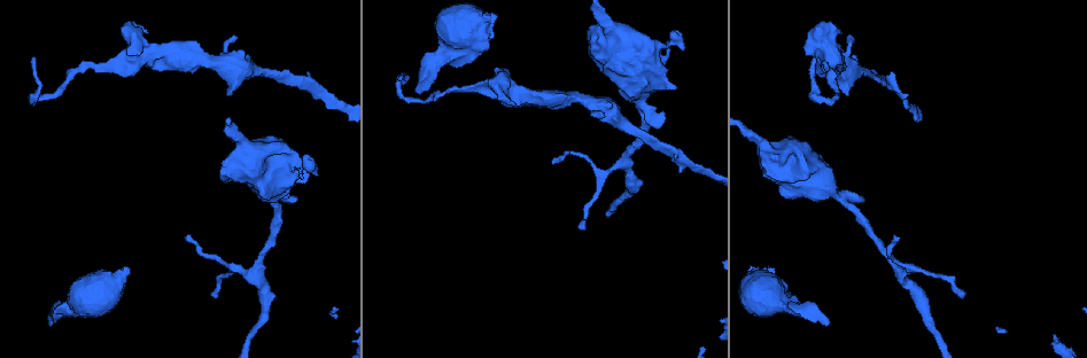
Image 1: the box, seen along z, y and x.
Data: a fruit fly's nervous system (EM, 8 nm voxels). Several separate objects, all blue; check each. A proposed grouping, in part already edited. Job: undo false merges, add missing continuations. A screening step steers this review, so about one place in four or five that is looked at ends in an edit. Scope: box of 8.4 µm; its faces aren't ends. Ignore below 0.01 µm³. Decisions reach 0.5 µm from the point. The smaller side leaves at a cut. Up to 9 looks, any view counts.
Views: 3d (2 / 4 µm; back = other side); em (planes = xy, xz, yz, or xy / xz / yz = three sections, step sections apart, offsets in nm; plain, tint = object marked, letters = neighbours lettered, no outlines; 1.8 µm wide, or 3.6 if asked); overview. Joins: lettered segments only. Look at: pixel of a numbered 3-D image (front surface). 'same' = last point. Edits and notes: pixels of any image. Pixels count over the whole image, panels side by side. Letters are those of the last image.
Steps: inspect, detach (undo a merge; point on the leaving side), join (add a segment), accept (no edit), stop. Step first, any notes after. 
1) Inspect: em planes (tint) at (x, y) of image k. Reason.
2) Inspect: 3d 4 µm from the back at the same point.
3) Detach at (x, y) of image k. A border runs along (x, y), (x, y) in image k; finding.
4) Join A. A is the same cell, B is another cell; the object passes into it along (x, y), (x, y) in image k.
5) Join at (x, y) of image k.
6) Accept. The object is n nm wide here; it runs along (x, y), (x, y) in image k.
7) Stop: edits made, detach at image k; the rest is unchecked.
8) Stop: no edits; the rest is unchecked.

Inspect: em planes (letters) at (826, 99) of image 1. Sharp bend.

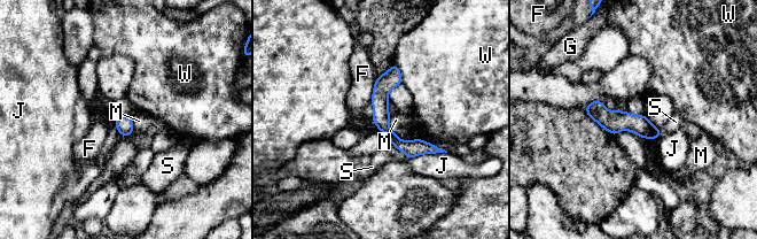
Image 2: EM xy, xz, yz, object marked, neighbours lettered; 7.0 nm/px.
Accept. F, G, J, M, S and W are other cells; continuous, no second neuron.

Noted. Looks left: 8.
Inspect: em 3.6 µm xz step 8 (tint) at (594, 104) of image 1. Arms part here.

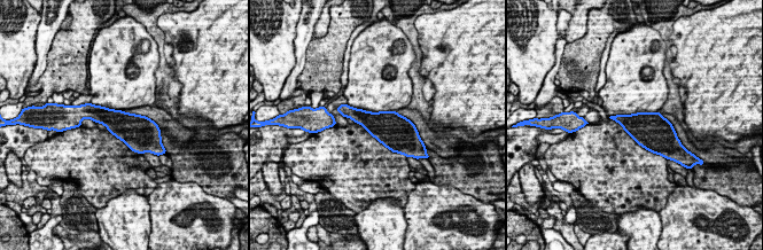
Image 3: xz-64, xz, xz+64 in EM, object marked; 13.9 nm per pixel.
Inspect: em 3.6 µm xz step 8 (letters) at the same point. See the neighbours.

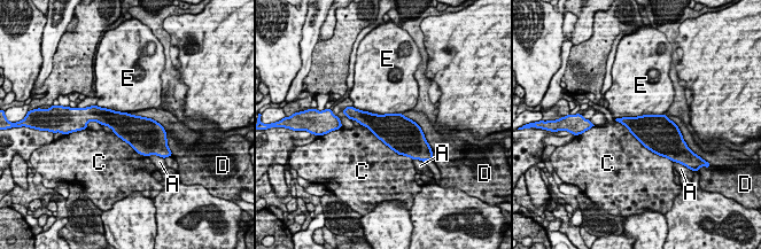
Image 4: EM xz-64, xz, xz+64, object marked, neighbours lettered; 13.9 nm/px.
Accept. The object is 420 nm wide here; A, C, D and E are other cells; a border runs along (352, 106), (377, 114), (401, 114) in image 4; all the same neuron.

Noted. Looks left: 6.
Inspect: em planes (letters) at (513, 104) of image 1. Stops while still wide.

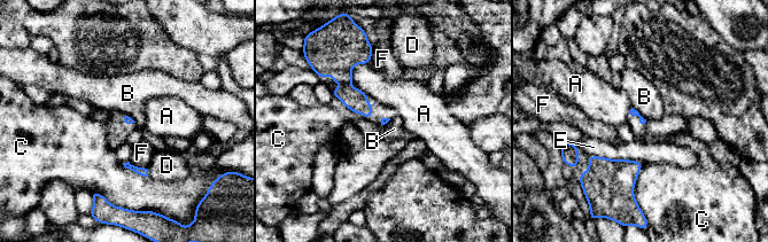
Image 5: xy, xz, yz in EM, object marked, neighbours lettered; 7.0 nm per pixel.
Accept. A, B, C, D, E and F are other cells; a border runs along (631, 107), (646, 119) in image 5; no lettered segment goes on from it.

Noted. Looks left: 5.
Inspect: em planes (plain) at (668, 50) of image 1. An open end.

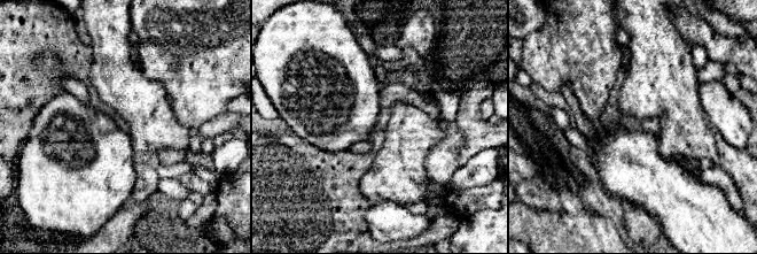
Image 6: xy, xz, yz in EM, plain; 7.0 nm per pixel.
Inspect: em planes (letters) at the same point.

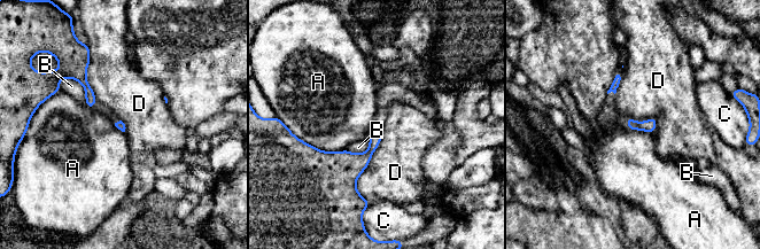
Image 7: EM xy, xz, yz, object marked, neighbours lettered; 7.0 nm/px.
Accept. A, B, C and D are other cells; a border runs along (297, 137), (323, 150), (347, 150) in image 7; none of them fits.

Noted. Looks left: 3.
Stop: no edits; the rest is unchecked.

